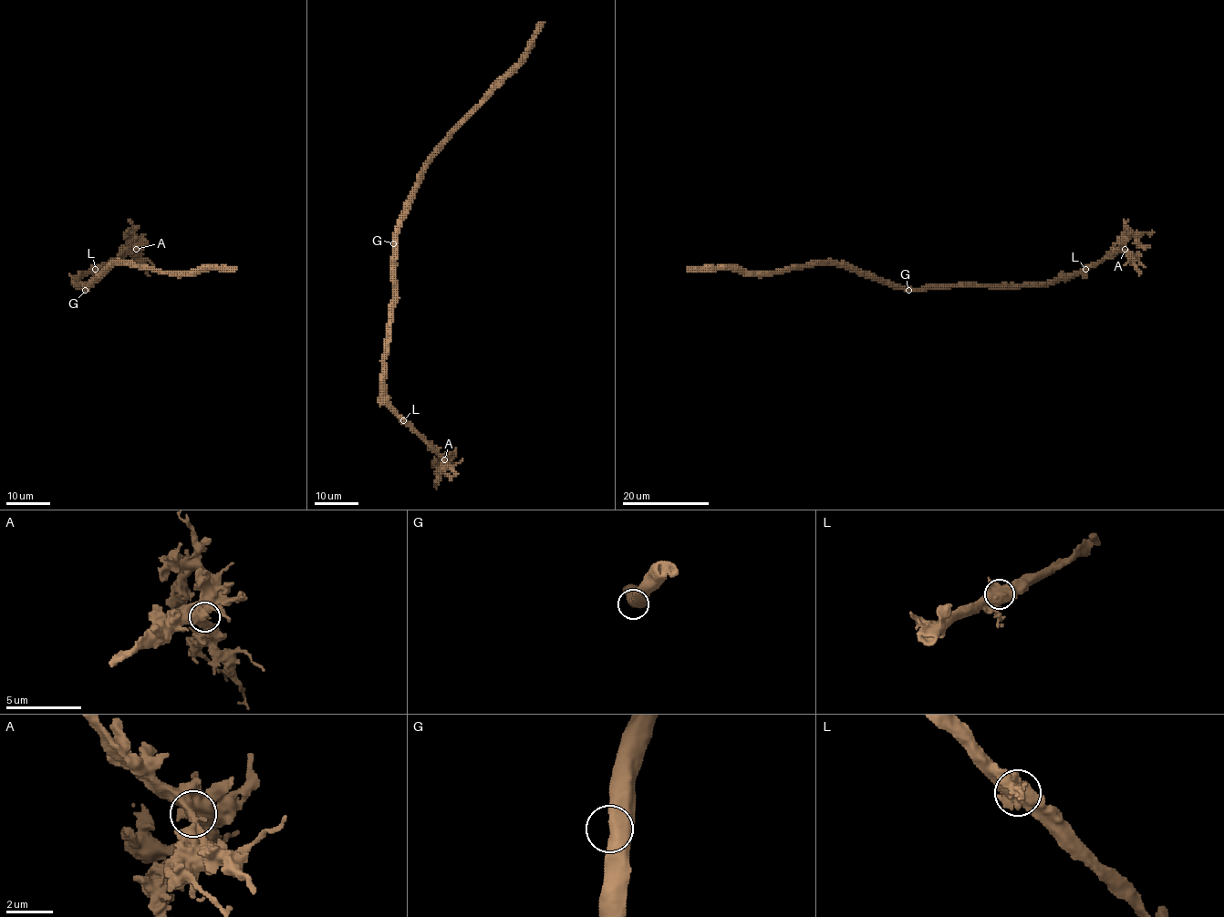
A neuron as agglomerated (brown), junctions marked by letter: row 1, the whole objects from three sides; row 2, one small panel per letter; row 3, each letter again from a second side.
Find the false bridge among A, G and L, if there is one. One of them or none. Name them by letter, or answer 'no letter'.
no letter

